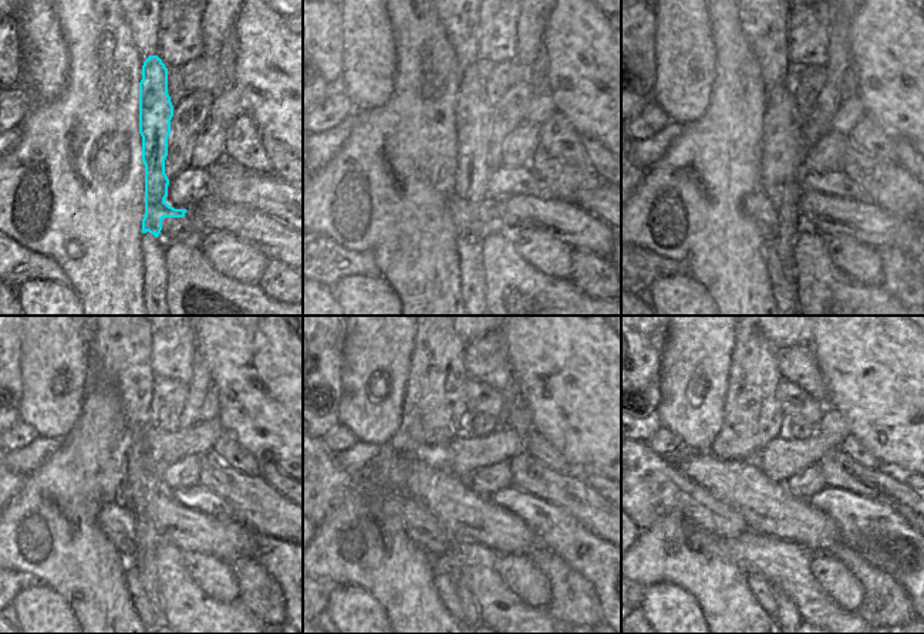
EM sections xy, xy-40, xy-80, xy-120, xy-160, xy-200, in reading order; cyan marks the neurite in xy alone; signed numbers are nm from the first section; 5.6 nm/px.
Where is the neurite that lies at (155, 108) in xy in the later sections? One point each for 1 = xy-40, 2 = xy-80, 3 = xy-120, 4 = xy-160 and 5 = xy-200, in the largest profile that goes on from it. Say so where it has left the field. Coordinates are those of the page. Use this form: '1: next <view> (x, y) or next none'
1: next xy-40 (468, 205)
2: next xy-80 (783, 148)
3: next xy-120 (141, 472)
4: next xy-160 (468, 604)
5: next xy-200 (783, 604)

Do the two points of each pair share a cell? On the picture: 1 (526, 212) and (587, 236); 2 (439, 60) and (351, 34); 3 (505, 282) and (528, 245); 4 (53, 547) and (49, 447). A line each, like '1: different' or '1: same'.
1: same
2: different
3: different
4: different

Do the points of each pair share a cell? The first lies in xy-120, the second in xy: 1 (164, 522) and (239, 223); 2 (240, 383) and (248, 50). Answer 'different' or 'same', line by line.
1: same
2: same

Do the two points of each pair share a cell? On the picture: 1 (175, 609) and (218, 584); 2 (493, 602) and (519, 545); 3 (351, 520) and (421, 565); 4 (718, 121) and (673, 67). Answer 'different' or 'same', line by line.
1: different
2: different
3: same
4: different

